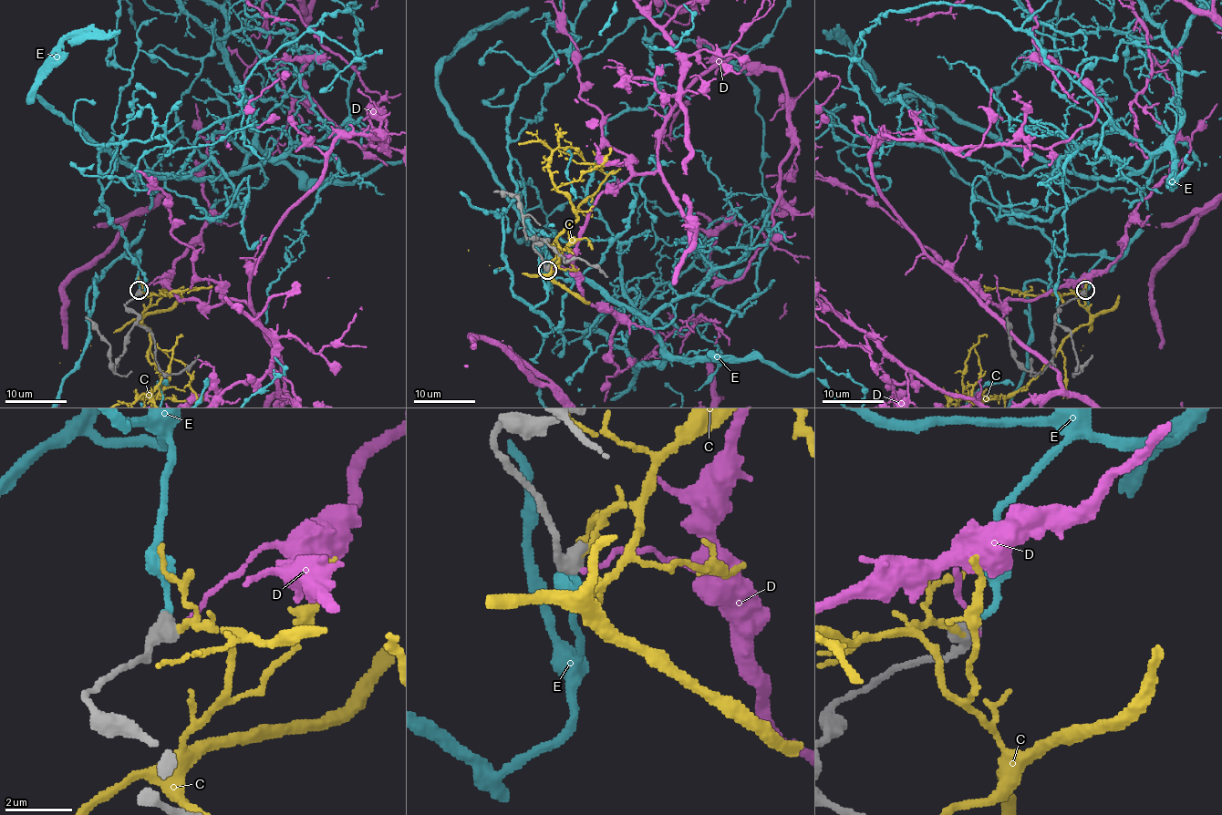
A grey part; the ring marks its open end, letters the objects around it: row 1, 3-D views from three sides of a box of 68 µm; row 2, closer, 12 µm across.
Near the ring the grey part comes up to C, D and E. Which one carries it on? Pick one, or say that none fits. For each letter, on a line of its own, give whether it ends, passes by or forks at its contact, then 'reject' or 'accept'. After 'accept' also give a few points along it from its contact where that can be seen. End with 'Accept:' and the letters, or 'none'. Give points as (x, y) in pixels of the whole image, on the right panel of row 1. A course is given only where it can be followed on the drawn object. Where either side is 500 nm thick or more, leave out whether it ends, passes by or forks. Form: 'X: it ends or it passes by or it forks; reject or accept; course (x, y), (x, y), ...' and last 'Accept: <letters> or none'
C: reject
D: reject
E: accept; course (1085, 290), (1152, 213), (1094, 177), (1173, 135), (1162, 37), (1083, 31), (1077, 82), (884, 13), (881, 158)
Accept: E

